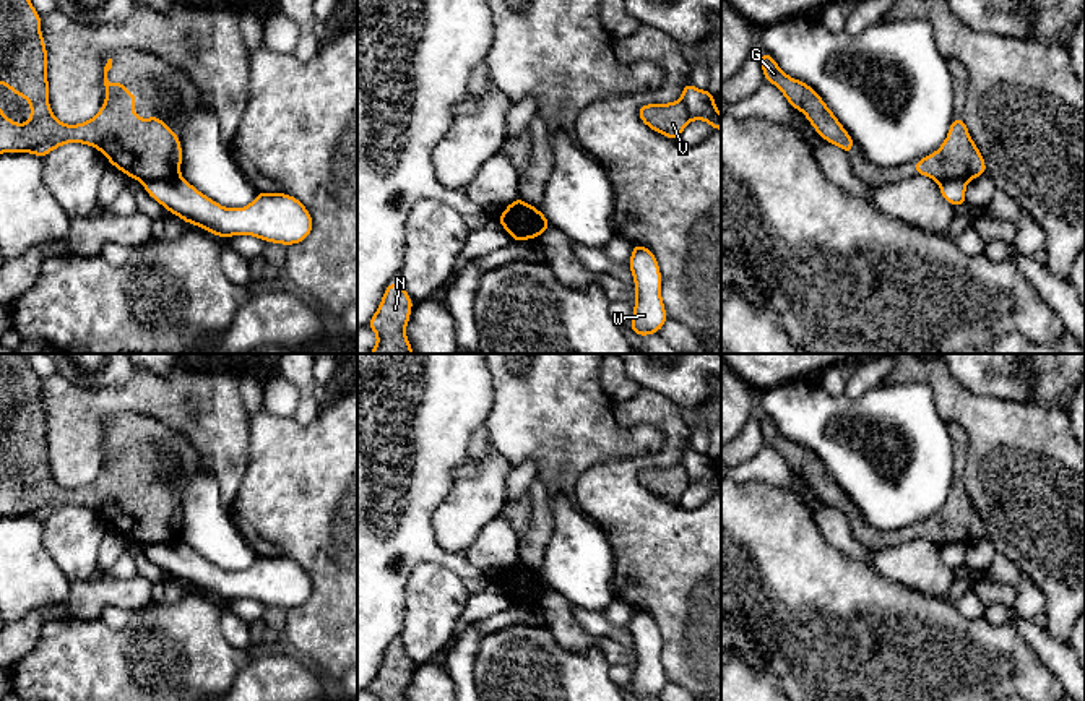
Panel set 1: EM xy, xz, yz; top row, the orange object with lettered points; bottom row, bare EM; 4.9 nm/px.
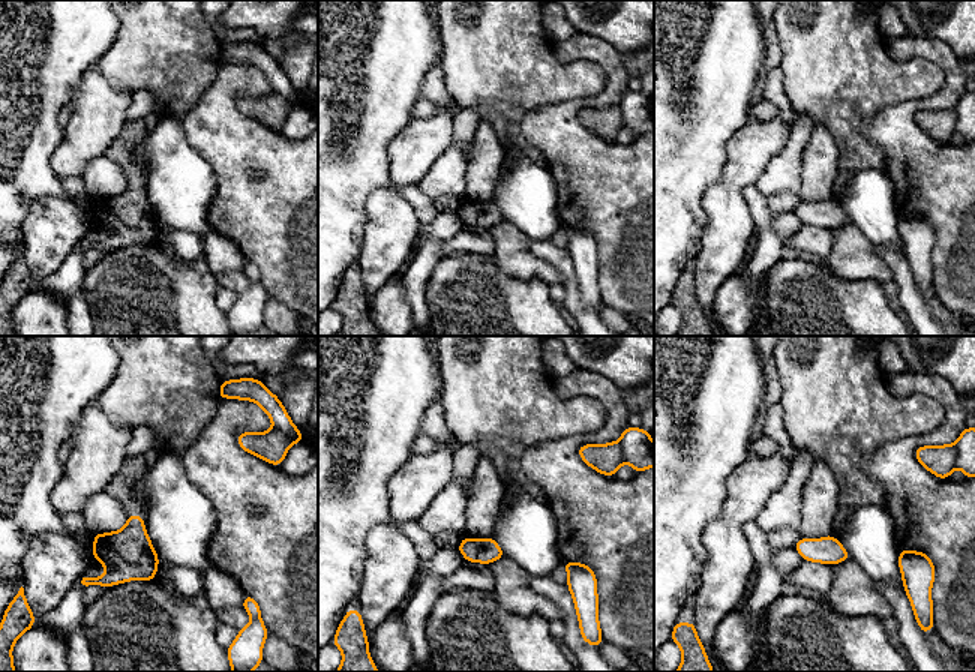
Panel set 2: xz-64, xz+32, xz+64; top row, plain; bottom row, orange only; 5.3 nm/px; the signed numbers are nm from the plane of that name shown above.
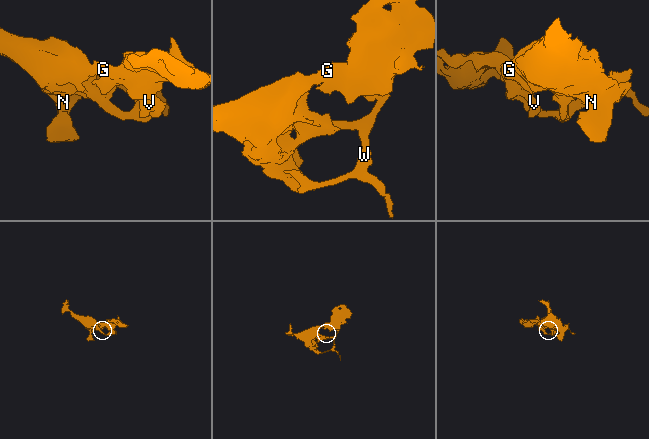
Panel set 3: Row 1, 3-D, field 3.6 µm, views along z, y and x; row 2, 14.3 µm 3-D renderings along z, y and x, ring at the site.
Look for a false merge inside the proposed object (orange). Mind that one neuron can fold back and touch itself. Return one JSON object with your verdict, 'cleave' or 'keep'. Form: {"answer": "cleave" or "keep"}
{"answer": "cleave"}

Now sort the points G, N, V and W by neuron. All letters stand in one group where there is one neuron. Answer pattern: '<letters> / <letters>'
G N V / W

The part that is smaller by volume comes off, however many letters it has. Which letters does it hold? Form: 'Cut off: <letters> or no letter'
Cut off: W

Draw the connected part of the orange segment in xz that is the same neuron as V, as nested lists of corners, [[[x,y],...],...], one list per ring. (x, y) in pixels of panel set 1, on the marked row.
[[[682,101],[640,105],[638,117],[646,127],[671,140],[679,140],[690,122],[689,110]]]

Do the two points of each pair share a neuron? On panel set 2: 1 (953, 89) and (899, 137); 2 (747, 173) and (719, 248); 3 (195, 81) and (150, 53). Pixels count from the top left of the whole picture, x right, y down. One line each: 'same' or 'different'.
1: same
2: same
3: same

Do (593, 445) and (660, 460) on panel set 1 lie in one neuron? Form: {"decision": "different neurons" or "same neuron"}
{"decision": "different neurons"}

